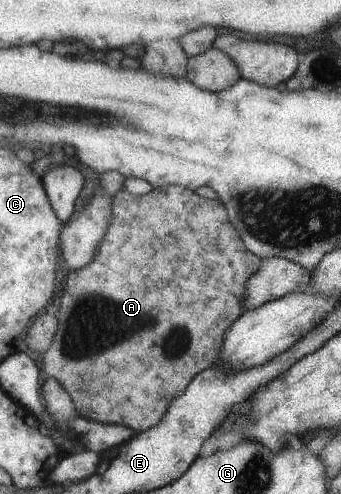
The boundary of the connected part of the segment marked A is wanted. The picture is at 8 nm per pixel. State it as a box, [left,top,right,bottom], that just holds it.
[43,186,263,433]

